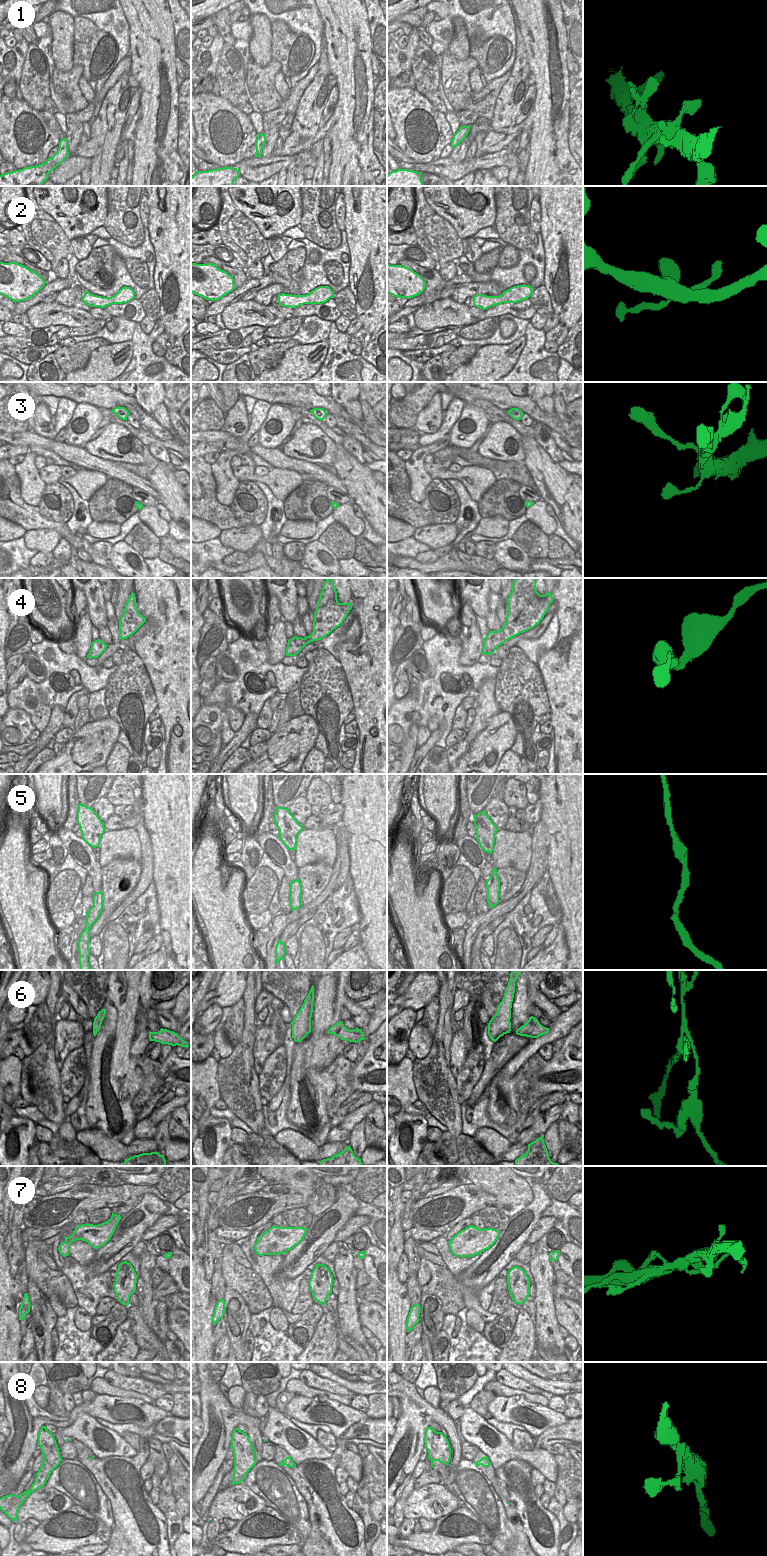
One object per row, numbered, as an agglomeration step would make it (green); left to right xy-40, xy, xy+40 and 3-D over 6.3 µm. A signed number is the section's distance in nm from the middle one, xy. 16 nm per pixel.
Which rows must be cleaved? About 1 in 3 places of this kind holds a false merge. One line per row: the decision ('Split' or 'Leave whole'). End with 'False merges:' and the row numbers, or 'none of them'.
1: Leave whole
2: Leave whole
3: Leave whole
4: Leave whole
5: Split
6: Split
7: Leave whole
8: Split
False merges: 5, 6, 8.

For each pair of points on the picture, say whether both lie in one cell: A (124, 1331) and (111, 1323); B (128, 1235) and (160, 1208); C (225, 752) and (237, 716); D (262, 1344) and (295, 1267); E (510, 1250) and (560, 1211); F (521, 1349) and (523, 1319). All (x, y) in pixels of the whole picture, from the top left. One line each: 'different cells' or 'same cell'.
A: different cells
B: same cell
C: different cells
D: different cells
E: different cells
F: same cell

